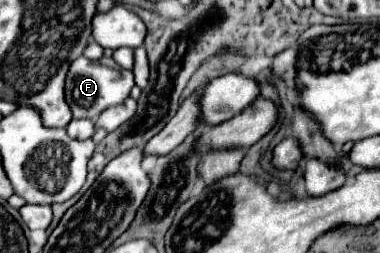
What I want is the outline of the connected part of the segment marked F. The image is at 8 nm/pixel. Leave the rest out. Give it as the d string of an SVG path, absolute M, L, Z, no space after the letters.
M80 57L72 61L68 77L66 77L66 103L72 109L72 115L76 119L88 117L88 119L98 119L98 115L114 105L120 105L128 99L130 89L134 87L134 75L128 69L122 67L110 67L100 61L88 61L86 57Z

